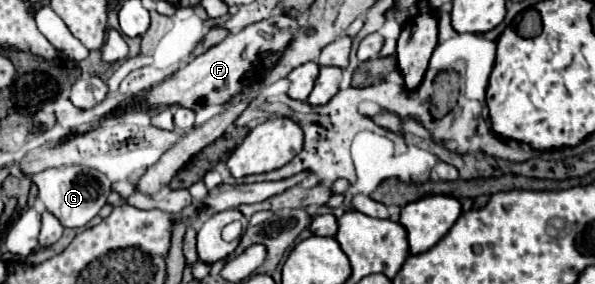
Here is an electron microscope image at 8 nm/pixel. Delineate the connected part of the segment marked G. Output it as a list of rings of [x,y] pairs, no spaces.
[[[73,165],[47,169],[39,175],[33,175],[31,179],[39,187],[39,199],[43,201],[43,205],[61,221],[63,227],[85,227],[107,203],[107,197],[111,193],[111,181],[101,171],[91,167]]]

